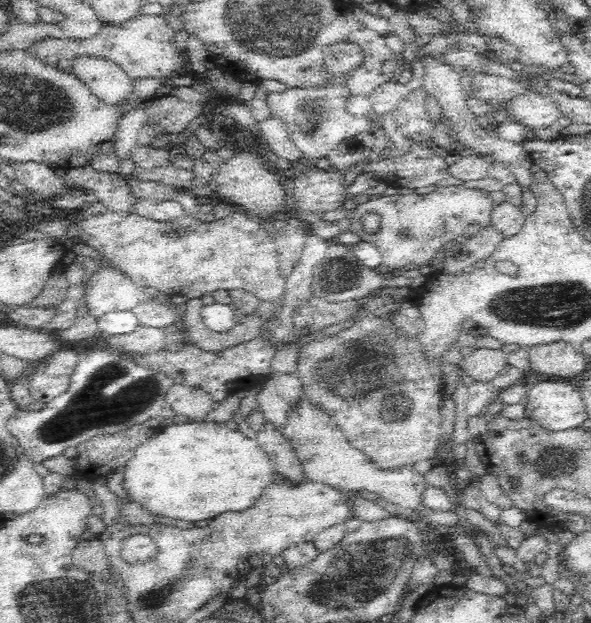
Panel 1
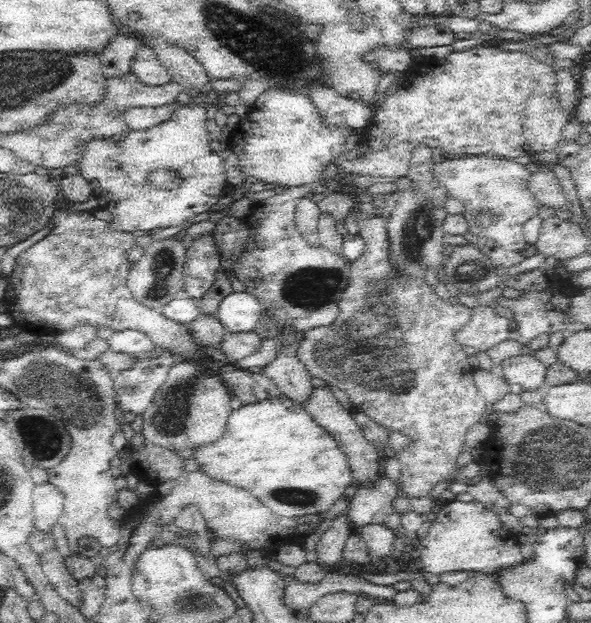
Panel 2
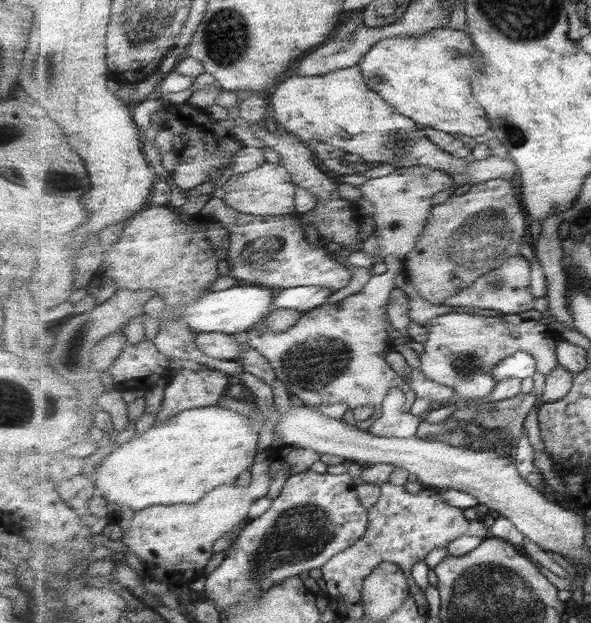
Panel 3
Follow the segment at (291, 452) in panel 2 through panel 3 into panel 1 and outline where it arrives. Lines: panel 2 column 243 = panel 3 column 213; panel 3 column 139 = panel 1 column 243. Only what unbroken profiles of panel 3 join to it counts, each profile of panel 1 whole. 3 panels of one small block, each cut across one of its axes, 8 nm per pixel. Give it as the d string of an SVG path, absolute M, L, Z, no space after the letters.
M189 421L162 427L134 450L133 456L124 465L123 488L127 492L126 502L136 502L152 516L166 516L172 520L198 522L212 520L224 513L240 512L254 506L262 496L264 488L274 482L277 471L267 454L255 439L246 437L241 431L229 429L226 423L213 421Z

